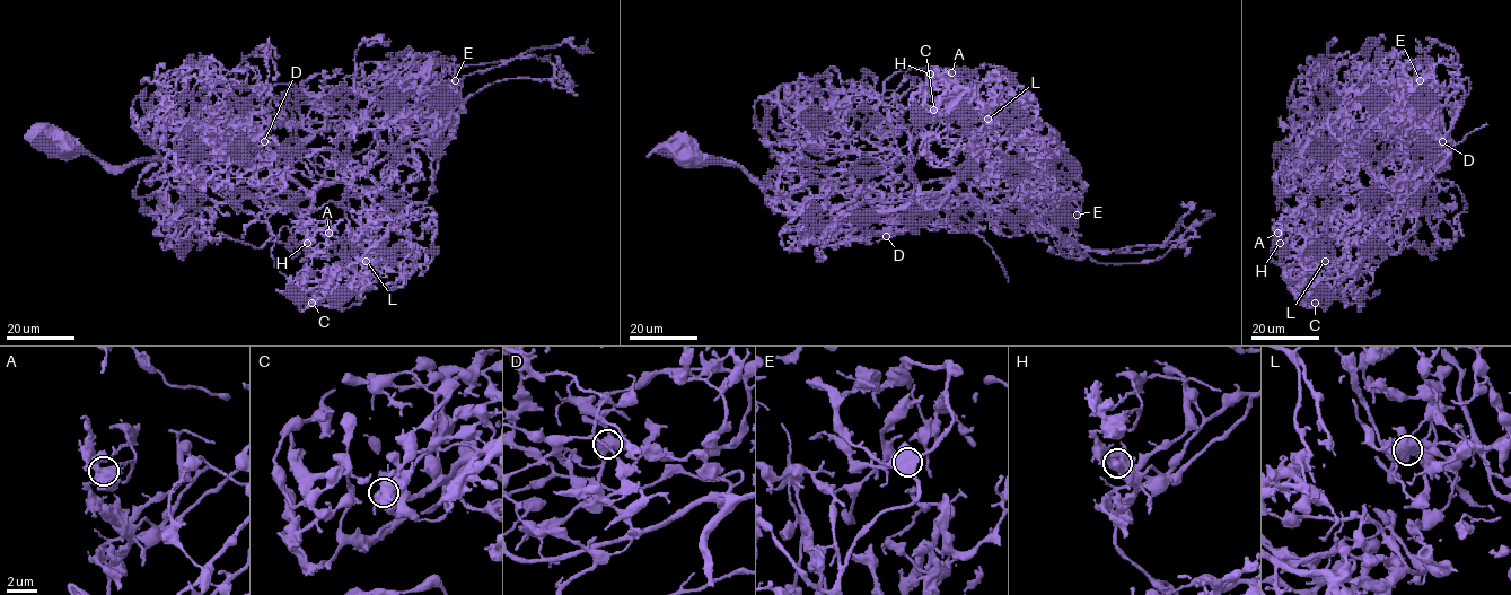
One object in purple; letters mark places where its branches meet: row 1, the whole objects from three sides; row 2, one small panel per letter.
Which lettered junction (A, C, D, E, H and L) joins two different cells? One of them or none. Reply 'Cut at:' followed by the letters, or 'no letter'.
Cut at: L

